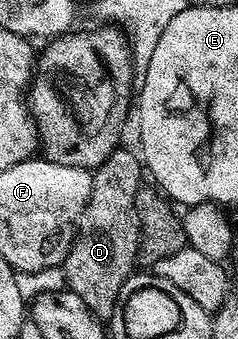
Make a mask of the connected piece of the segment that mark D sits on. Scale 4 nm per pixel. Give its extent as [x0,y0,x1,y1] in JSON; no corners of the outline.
[61,146,145,322]

